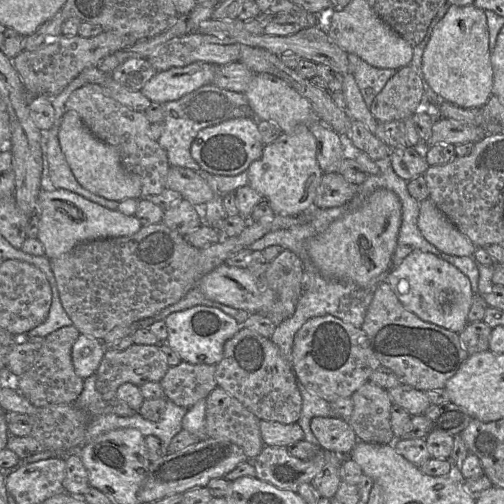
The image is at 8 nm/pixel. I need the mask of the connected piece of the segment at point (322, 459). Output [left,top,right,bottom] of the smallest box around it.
[247,446,350,492]

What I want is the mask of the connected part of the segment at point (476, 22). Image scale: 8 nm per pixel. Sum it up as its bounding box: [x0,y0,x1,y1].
[422,4,492,108]

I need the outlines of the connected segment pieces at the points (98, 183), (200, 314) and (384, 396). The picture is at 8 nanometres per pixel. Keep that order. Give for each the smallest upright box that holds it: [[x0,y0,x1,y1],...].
[[58,111,142,202],[164,305,243,364],[348,381,396,445]]

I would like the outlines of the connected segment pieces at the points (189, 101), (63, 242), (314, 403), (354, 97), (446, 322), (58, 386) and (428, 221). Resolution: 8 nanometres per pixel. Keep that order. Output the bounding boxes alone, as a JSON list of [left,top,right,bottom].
[[157,84,260,172],[37,189,141,258],[298,382,338,445],[342,73,378,134],[385,250,473,333],[13,325,83,407],[418,198,477,256]]

